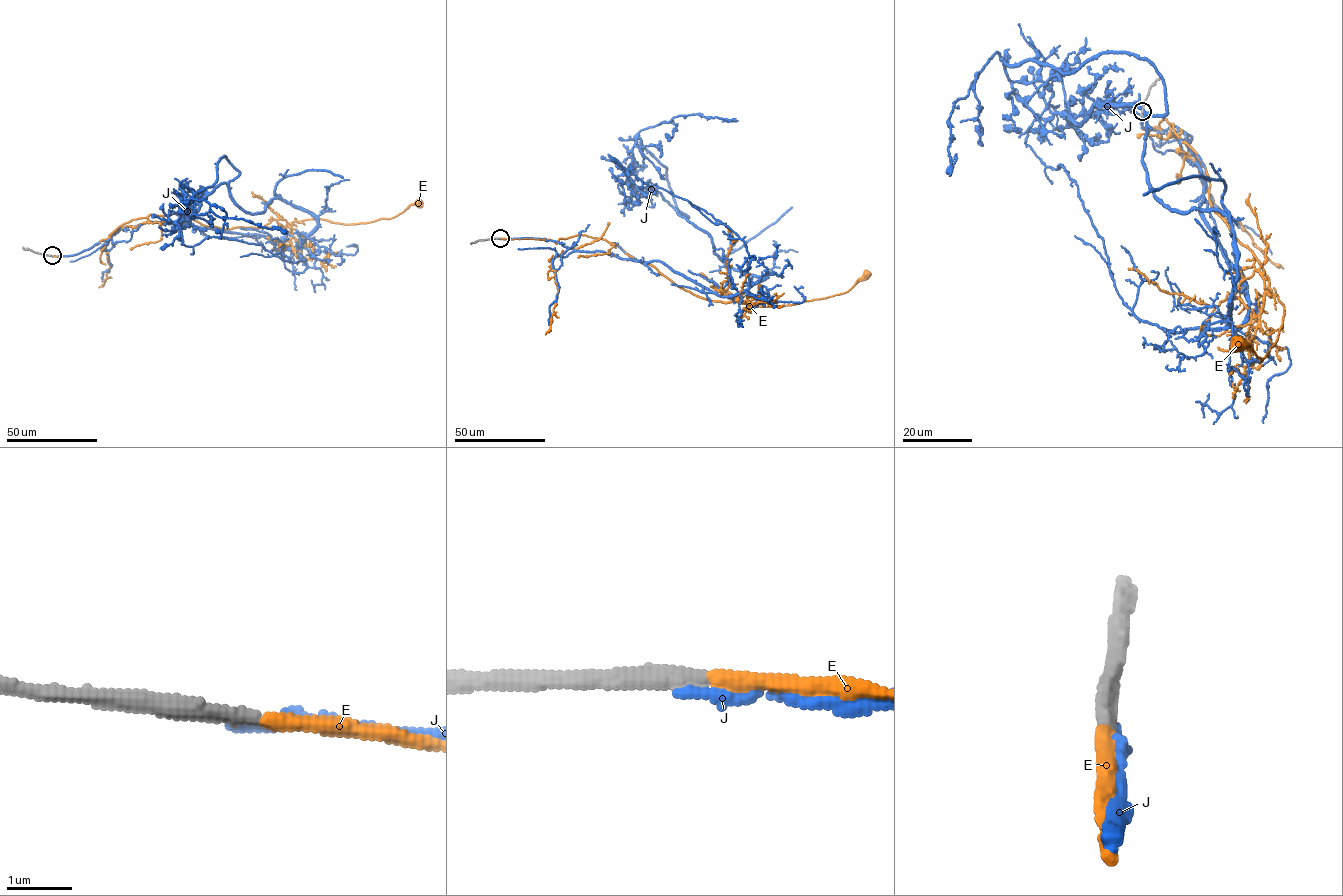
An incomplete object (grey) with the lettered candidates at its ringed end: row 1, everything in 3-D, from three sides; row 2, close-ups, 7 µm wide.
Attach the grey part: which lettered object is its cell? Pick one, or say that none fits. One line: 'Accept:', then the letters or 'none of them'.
Accept: E

